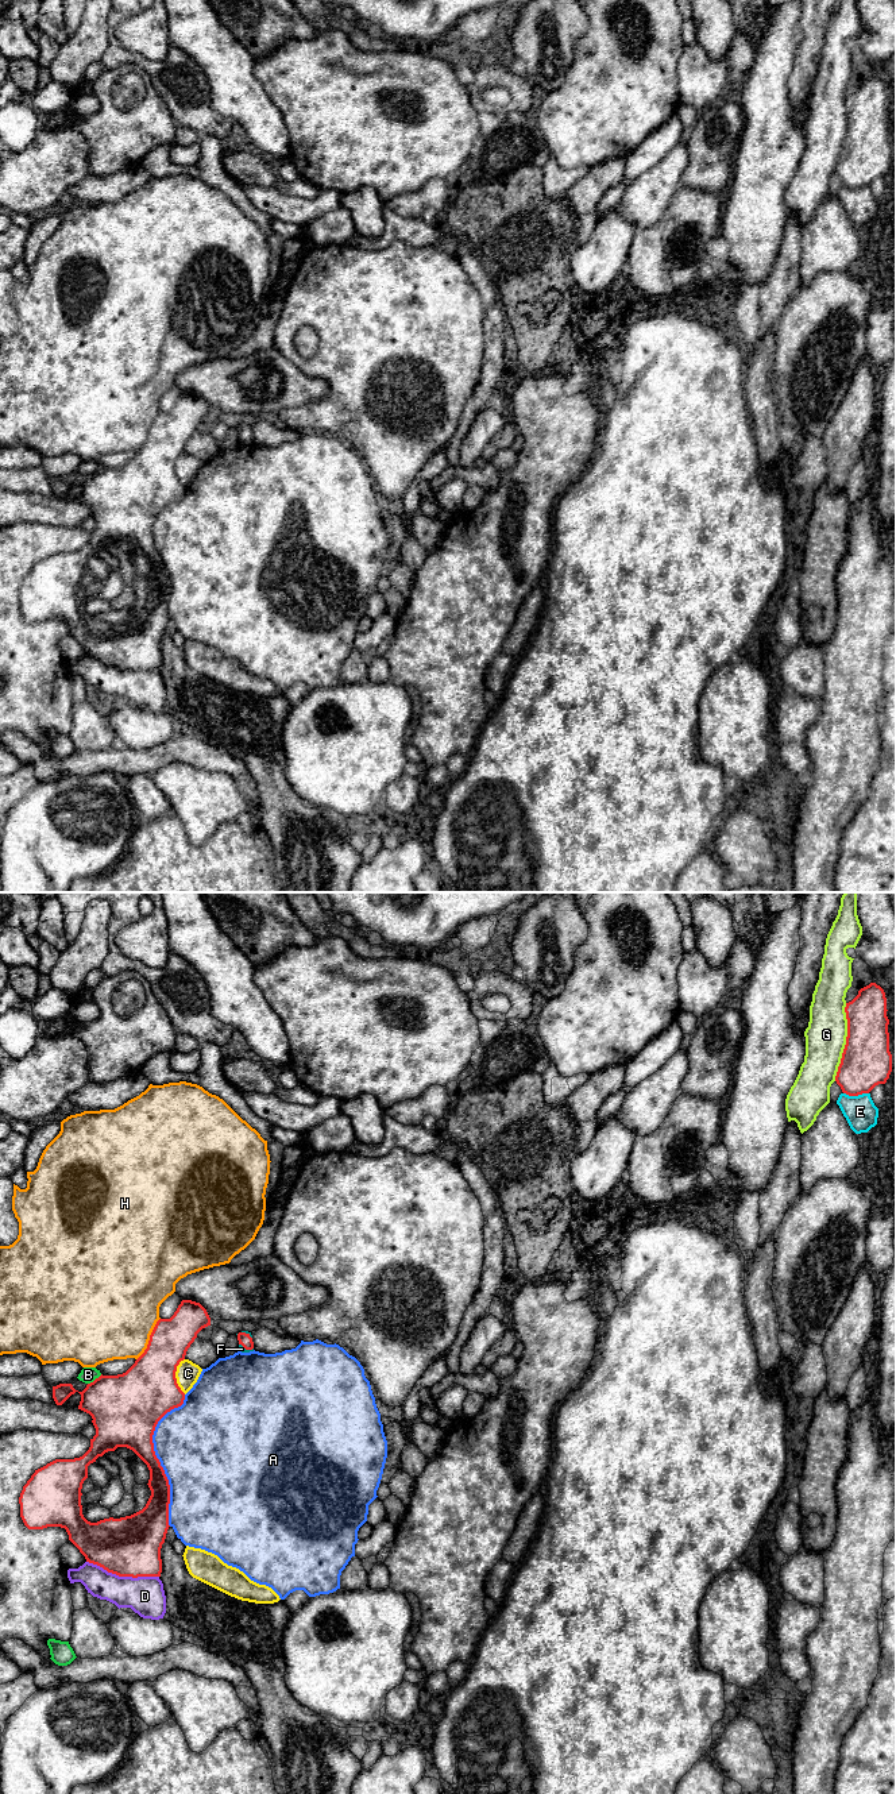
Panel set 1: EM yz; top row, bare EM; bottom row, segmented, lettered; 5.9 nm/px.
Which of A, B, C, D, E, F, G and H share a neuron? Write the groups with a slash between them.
A / B / C / D / E F / G / H

